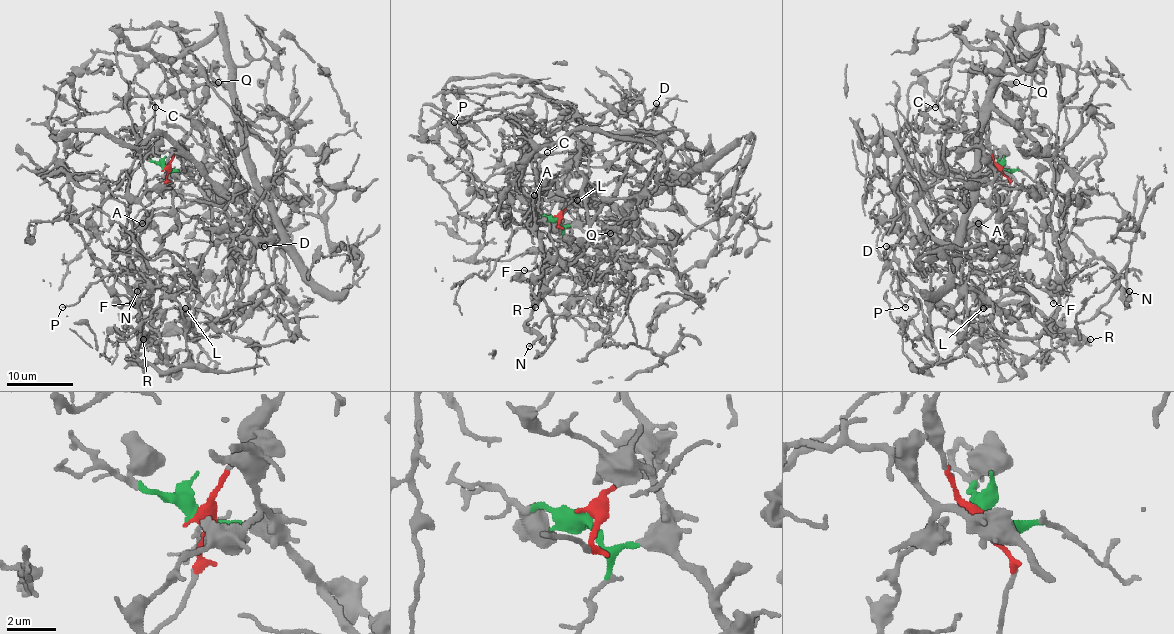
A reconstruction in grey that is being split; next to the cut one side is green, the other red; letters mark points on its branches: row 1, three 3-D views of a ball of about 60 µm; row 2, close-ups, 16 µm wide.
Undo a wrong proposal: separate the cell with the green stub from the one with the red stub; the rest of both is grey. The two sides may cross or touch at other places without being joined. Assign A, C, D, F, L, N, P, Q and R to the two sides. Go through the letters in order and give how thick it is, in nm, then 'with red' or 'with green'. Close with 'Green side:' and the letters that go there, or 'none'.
A: 160 nm | with green
C: 90 nm | with red
D: 130 nm | with red
F: 190 nm | with green
L: 120 nm | with green
N: 170 nm | with green
P: 140 nm | with green
Q: 420 nm | with red
R: 480 nm | with green
Green side: A, F, L, N, P, R

